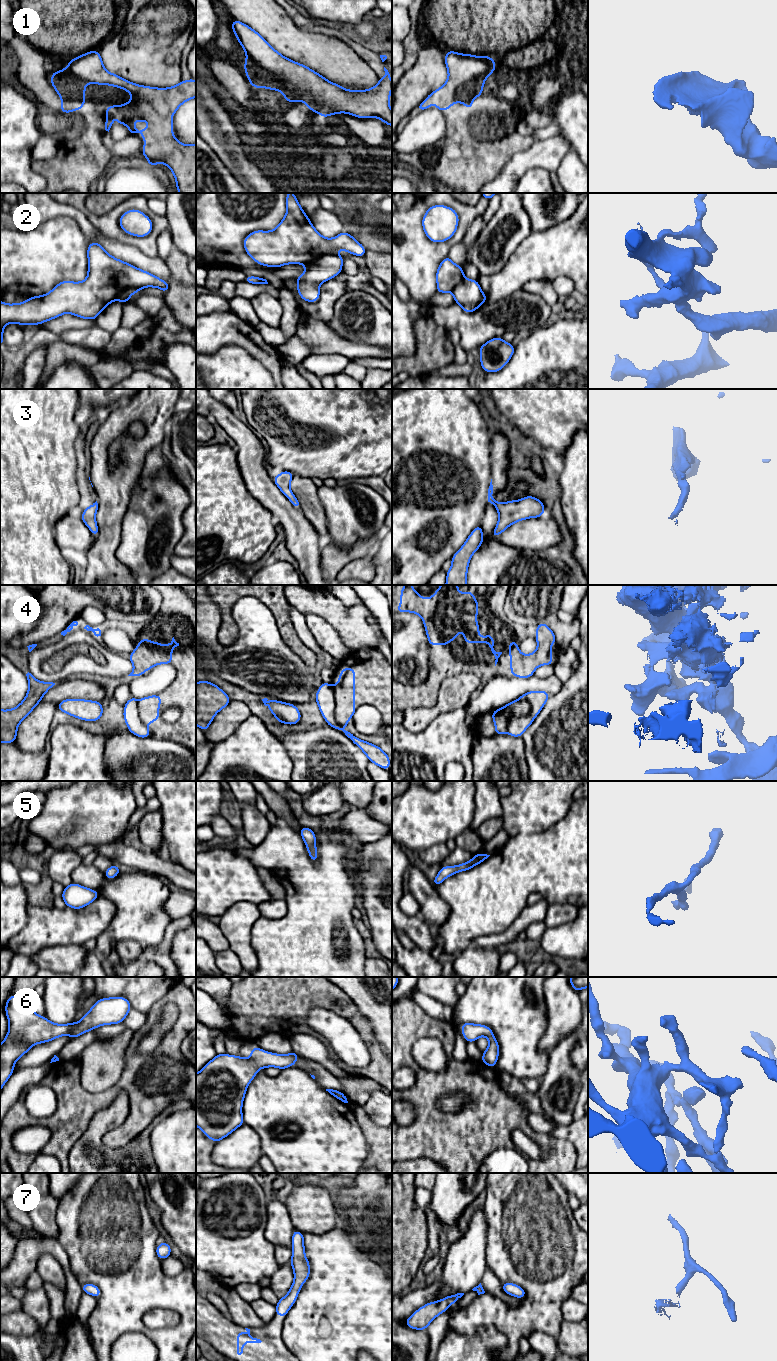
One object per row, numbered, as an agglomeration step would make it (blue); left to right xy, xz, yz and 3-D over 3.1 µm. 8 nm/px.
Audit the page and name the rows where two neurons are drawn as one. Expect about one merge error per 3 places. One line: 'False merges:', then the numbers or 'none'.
False merges: 4

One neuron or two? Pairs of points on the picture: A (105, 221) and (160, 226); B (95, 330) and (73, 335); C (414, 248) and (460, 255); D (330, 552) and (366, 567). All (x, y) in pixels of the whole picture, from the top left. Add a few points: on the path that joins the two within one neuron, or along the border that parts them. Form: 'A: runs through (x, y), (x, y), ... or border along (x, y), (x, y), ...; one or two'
A: runs through (119, 235), (131, 240), (147, 240); one
B: runs through (90, 335), (78, 335); one
C: border along (461, 241), (457, 242), (450, 249), (448, 255); two
D: border along (372, 551), (360, 558), (351, 560), (337, 574); two

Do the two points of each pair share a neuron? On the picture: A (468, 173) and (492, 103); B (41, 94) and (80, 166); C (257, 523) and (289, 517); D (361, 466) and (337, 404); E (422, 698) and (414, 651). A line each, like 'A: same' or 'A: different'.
A: same
B: same
C: different
D: same
E: different

